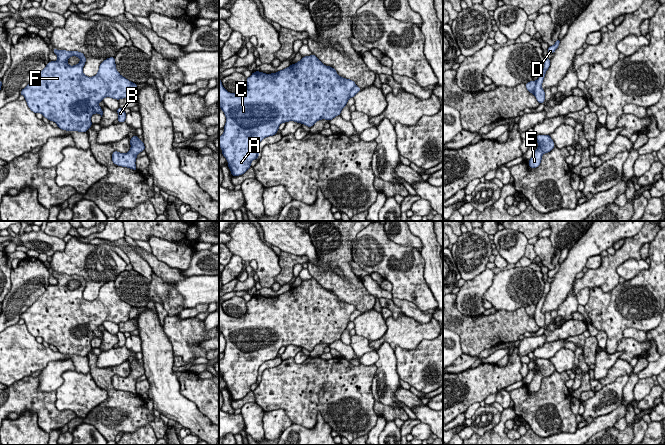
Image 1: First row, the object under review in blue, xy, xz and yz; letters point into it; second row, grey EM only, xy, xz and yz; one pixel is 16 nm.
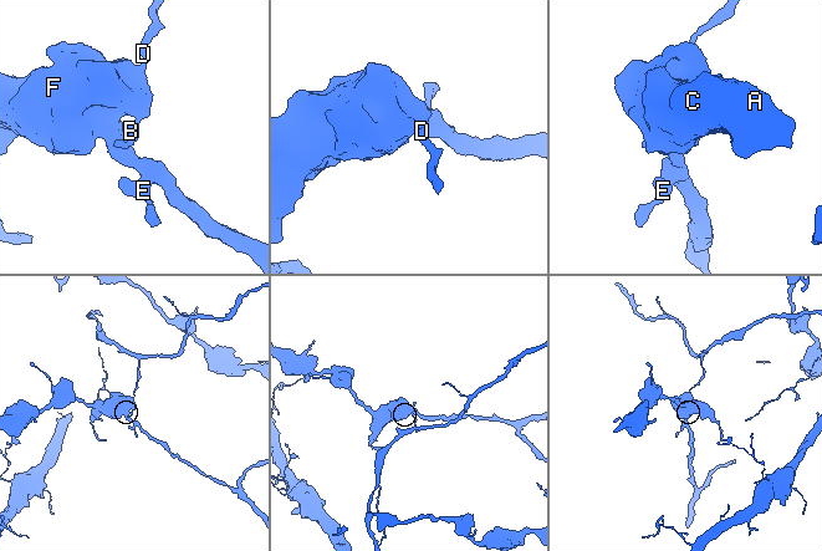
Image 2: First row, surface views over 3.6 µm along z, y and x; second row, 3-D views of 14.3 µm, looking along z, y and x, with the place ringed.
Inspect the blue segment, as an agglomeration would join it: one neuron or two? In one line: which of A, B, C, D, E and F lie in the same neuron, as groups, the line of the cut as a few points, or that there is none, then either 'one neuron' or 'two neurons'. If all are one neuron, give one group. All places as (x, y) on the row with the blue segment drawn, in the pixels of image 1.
A B C D E F; no cut; one neuron

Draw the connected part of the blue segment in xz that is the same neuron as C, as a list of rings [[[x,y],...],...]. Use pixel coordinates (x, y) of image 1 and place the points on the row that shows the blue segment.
[[[314,54],[277,73],[255,71],[246,81],[246,90],[235,94],[228,92],[219,79],[219,107],[226,117],[219,147],[234,177],[244,174],[251,162],[258,159],[259,143],[275,135],[281,123],[294,121],[311,128],[321,119],[330,121],[341,114],[350,97],[361,91],[354,81],[340,77],[334,68],[324,65]]]

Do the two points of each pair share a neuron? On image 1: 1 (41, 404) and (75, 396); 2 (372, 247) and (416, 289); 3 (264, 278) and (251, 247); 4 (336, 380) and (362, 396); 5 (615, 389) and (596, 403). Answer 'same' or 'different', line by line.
1: different
2: same
3: same
4: same
5: same

